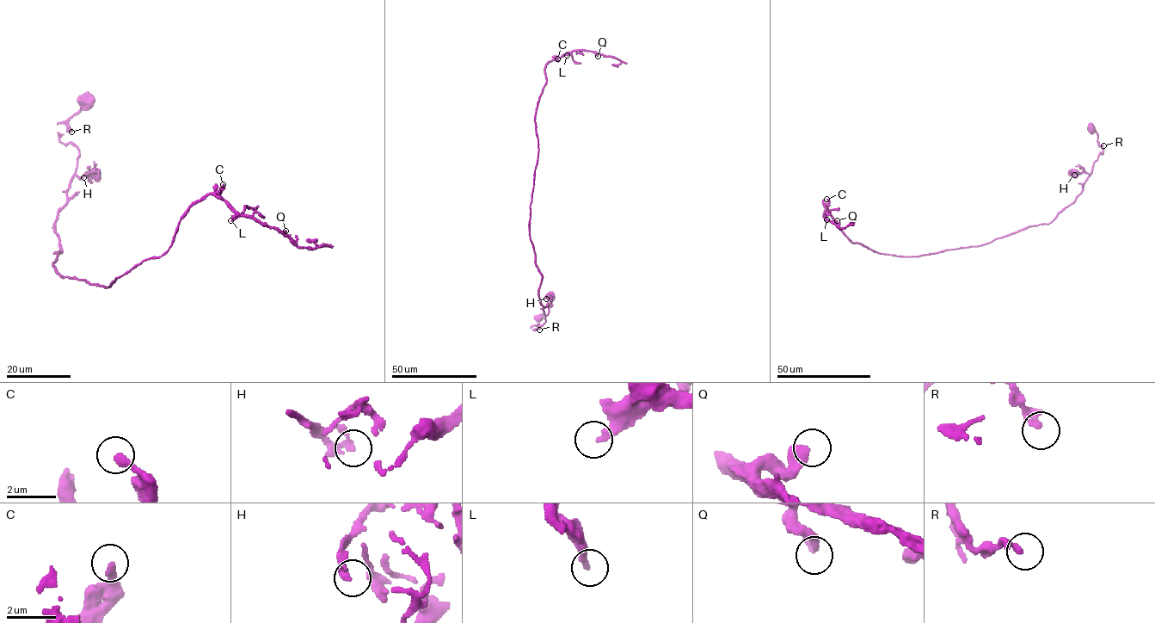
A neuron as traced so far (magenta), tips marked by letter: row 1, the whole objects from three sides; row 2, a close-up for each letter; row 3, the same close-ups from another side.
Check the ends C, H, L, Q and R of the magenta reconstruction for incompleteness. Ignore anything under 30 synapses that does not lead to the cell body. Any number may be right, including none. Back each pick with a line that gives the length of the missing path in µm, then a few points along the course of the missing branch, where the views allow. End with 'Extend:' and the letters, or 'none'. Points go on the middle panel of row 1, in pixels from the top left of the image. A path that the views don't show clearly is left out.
Extend: none

